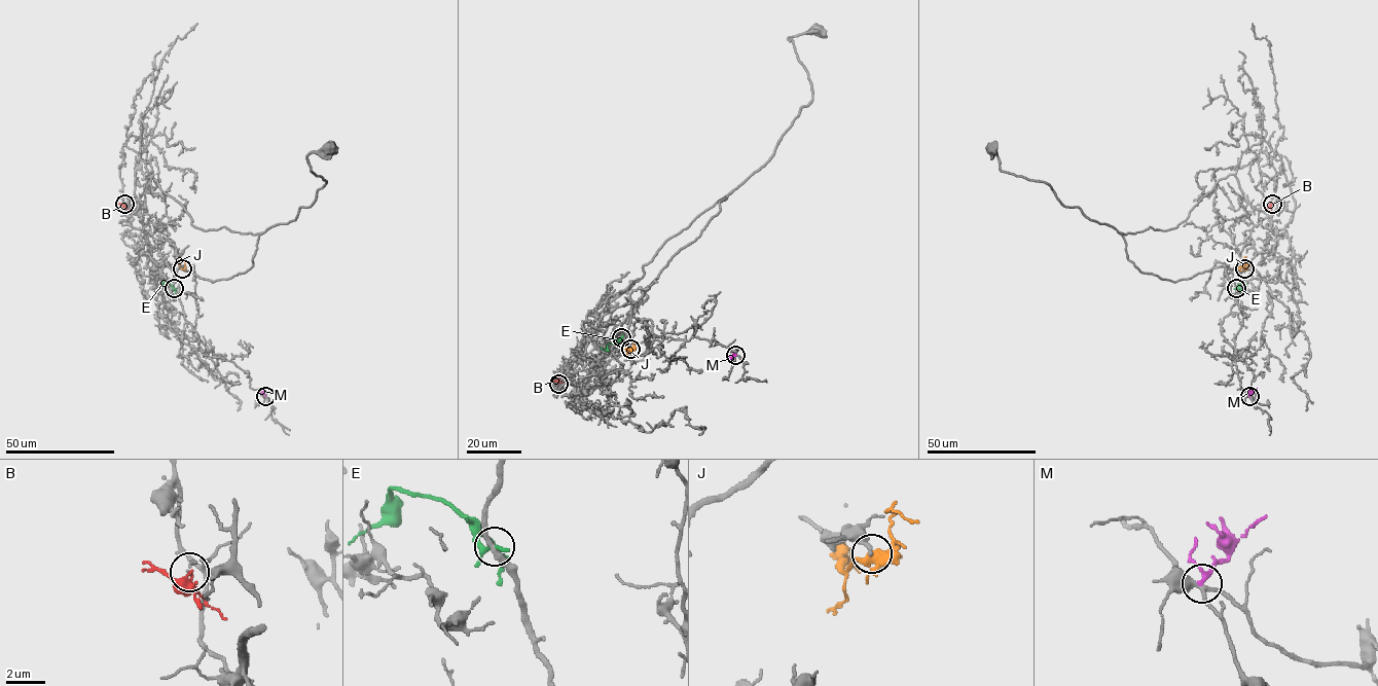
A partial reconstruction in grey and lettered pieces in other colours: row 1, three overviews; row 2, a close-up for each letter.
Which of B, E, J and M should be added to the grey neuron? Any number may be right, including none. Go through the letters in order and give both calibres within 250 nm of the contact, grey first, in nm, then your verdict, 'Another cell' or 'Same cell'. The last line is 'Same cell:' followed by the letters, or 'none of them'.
B: Thickness 90 nm (grey) against 140 nm. Another cell
E: Thickness 280 nm (grey) against 280 nm. Another cell
J: Thickness 200 nm (grey) against 400 nm. Another cell
M: Thickness 280 nm (grey) against 190 nm. Another cell
Same cell: none of them

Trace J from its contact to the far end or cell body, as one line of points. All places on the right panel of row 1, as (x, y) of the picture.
J: (1244, 268), (1245, 256)

